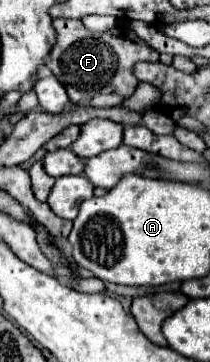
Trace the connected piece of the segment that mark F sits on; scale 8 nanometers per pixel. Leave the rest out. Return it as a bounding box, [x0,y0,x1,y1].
[45,19,159,103]

